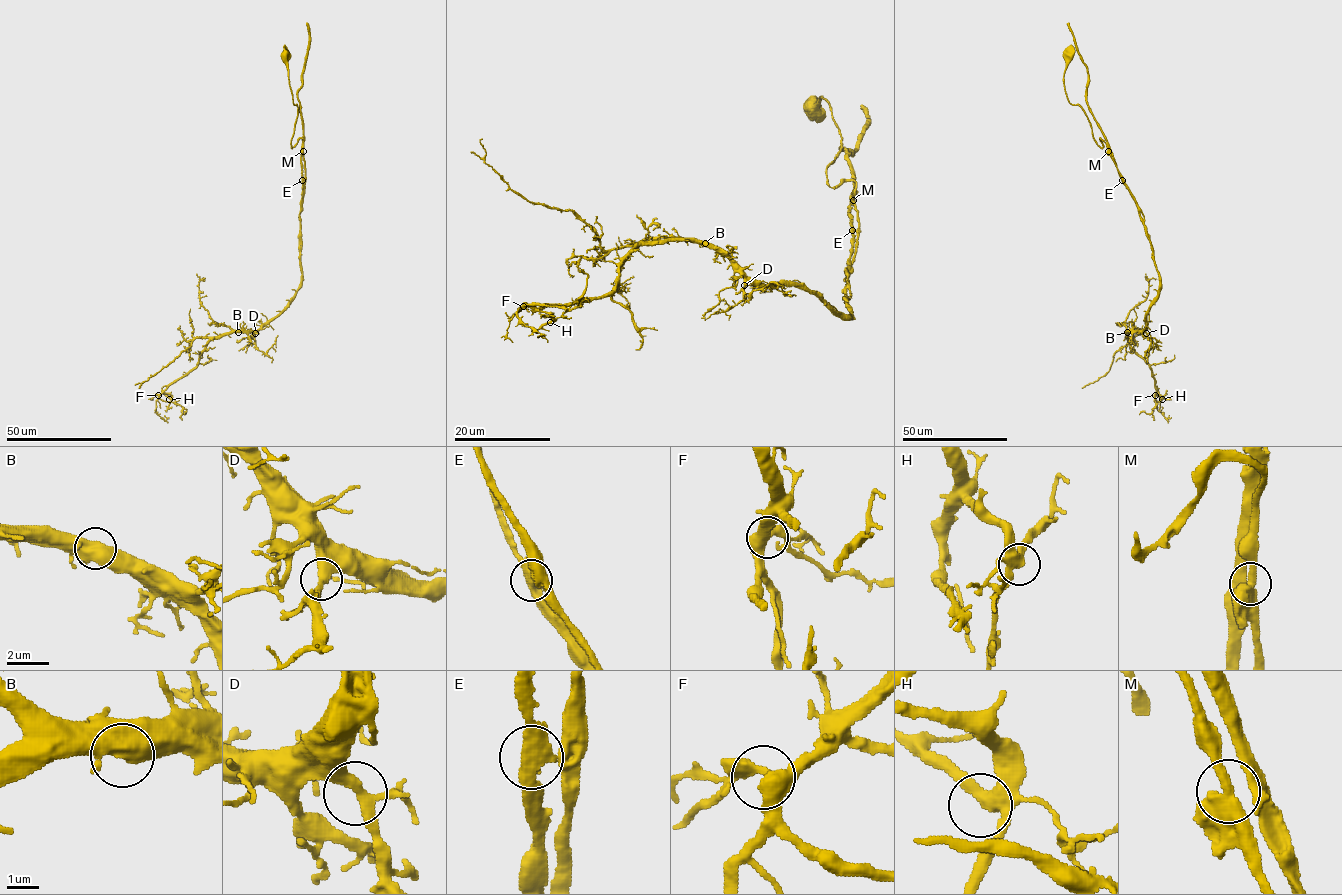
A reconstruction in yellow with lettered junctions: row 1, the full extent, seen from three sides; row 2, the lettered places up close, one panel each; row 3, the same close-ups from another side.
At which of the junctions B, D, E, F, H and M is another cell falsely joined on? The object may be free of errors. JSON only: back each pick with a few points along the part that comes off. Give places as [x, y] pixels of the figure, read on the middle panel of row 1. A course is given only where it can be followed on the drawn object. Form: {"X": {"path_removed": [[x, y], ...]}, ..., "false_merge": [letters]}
{"false_merge": []}

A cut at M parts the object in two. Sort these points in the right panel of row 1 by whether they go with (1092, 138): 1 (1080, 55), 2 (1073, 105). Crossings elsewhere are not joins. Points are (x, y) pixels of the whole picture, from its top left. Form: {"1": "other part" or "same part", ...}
{"1": "other part", "2": "same part"}

